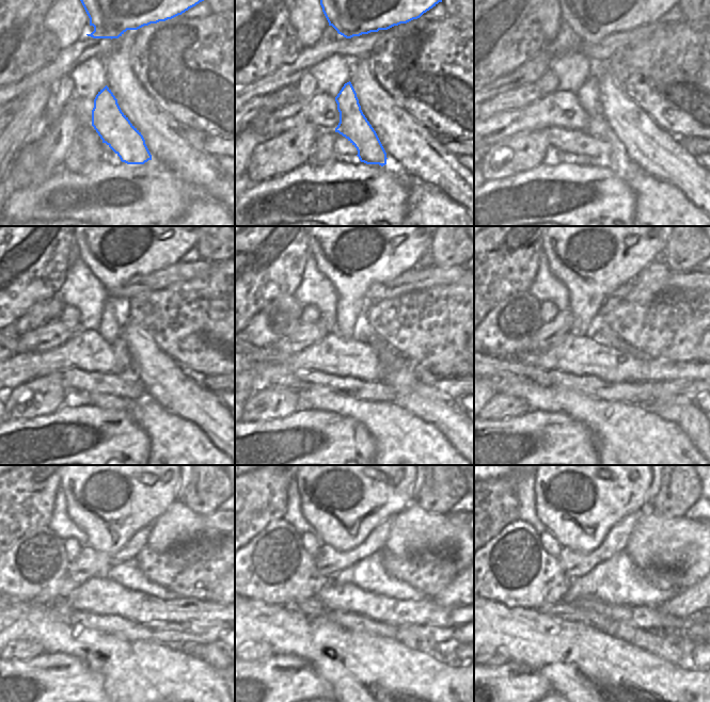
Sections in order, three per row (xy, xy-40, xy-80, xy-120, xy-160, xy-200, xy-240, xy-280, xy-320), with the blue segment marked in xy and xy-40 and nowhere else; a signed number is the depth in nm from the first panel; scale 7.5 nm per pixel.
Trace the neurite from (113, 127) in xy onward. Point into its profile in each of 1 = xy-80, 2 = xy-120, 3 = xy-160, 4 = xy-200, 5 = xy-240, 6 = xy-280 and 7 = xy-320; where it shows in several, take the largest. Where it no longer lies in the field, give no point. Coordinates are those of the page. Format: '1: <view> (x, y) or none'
1: xy-80 (598, 127)
2: xy-120 (113, 318)
3: xy-160 (354, 248)
4: xy-200 (594, 248)
5: xy-240 (114, 487)
6: xy-280 (347, 487)
7: xy-320 (583, 487)

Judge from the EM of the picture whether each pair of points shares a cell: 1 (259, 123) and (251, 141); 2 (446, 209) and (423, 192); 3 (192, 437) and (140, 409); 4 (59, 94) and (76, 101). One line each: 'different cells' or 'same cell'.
1: same cell
2: same cell
3: same cell
4: different cells

